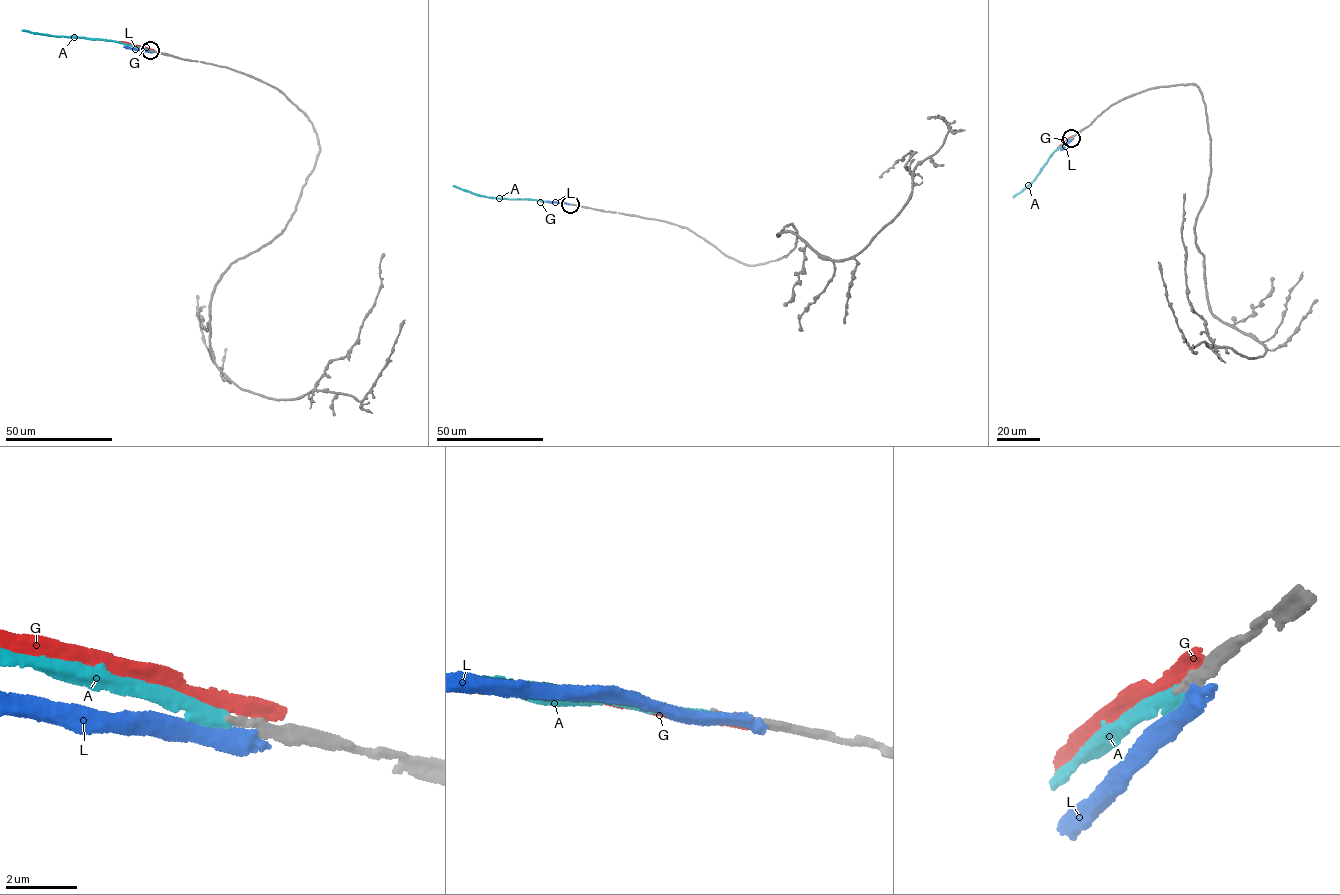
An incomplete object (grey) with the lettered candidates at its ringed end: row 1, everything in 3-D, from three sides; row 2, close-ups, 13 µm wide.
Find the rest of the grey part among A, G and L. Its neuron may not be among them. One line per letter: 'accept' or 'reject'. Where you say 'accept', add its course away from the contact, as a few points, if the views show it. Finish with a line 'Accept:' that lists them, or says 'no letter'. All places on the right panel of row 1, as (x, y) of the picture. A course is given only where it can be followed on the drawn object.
A: accept; it runs (1071, 138), (1050, 155), (1035, 179), (1012, 197)
G: reject
L: reject
Accept: A

